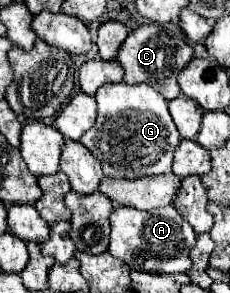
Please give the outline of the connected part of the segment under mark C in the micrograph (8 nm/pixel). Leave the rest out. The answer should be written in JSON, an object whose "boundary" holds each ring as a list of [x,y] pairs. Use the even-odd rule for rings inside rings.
{"boundary":[[[167,23],[167,25],[139,25],[133,29],[127,39],[121,45],[117,61],[125,69],[123,83],[127,85],[137,85],[137,83],[147,83],[153,89],[157,89],[167,101],[179,97],[181,89],[177,85],[177,75],[179,71],[191,61],[193,49],[189,47],[185,33],[177,23]]]}

